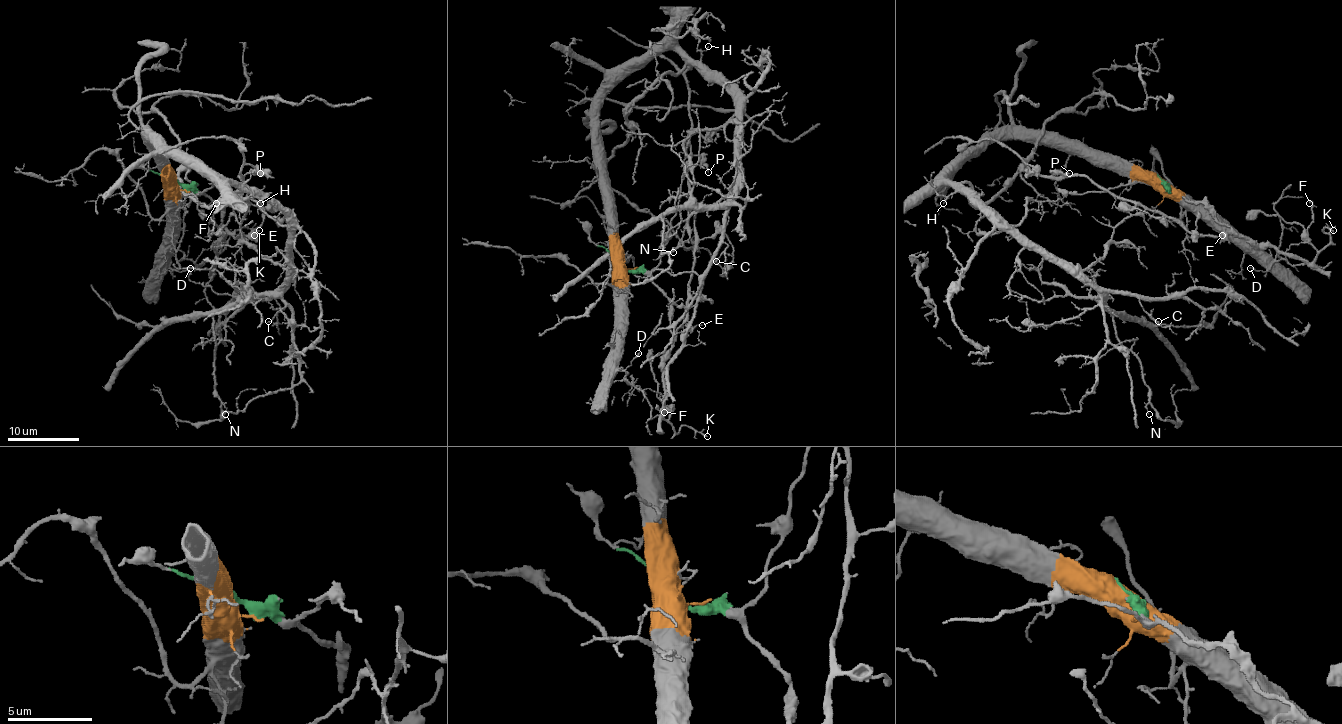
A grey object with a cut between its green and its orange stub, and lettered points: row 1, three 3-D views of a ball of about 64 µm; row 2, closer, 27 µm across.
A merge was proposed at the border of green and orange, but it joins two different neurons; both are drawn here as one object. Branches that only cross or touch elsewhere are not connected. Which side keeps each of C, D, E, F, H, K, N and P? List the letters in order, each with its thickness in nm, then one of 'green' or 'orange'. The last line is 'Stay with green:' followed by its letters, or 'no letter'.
C: calibre 100 nm; orange
D: calibre 150 nm; orange
E: calibre 110 nm; green
F: calibre 120 nm; green
H: calibre 130 nm; orange
K: calibre 190 nm; green
N: calibre 100 nm; orange
P: calibre 170 nm; green
Stay with green: E, F, K, P

